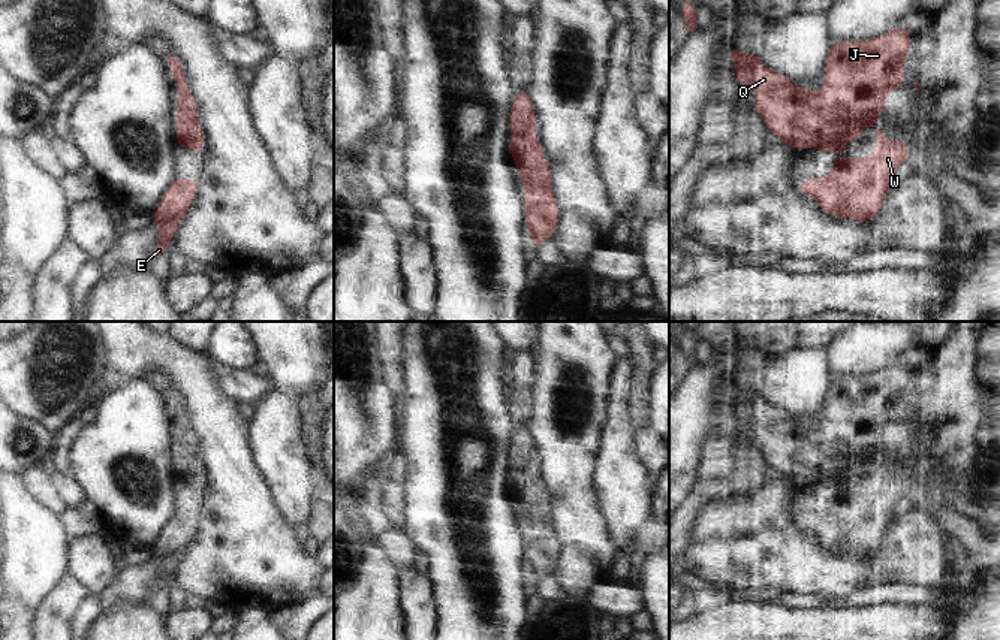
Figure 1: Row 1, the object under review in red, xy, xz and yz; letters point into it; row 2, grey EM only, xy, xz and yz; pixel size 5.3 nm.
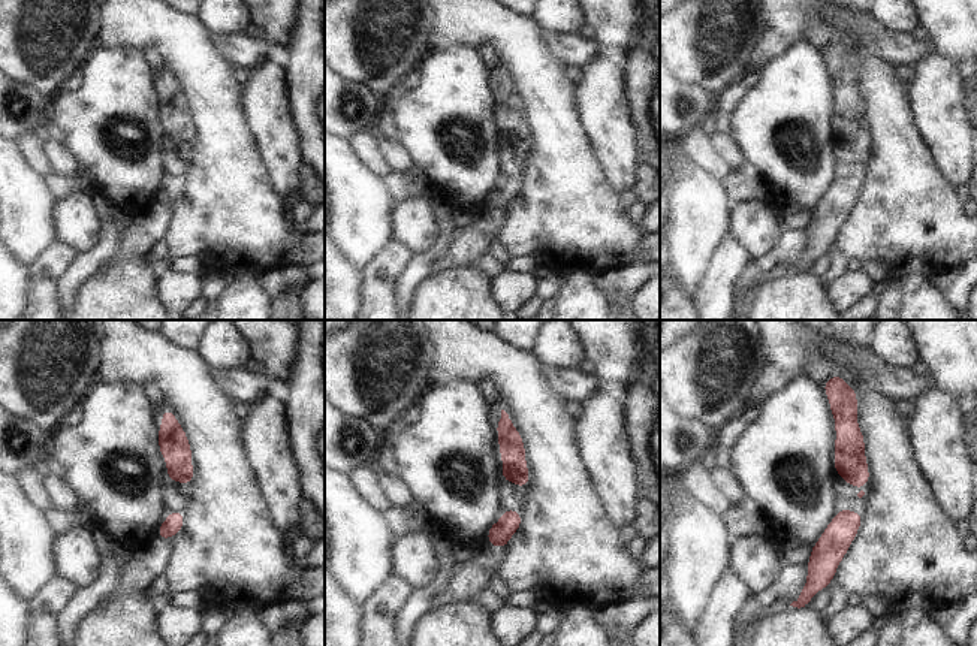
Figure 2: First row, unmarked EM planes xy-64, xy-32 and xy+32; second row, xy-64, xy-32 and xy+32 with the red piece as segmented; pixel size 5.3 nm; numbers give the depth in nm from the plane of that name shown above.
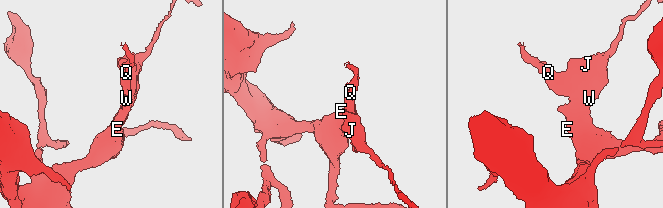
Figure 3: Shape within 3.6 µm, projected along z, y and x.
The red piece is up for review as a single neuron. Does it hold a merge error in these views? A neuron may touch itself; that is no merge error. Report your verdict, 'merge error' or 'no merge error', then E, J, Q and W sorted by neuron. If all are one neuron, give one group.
no merge error | E J Q W

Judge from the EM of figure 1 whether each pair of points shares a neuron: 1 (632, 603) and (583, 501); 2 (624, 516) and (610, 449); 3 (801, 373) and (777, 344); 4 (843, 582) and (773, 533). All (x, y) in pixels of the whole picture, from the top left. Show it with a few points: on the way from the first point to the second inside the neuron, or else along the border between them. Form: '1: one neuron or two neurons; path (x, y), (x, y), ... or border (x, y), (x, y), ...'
1: two neurons; border (607, 576), (601, 577), (581, 597)
2: one neuron; path (623, 500), (617, 465)
3: two neurons; border (819, 347), (795, 347), (770, 358)
4: one neuron; path (825, 571), (807, 567), (791, 551)

